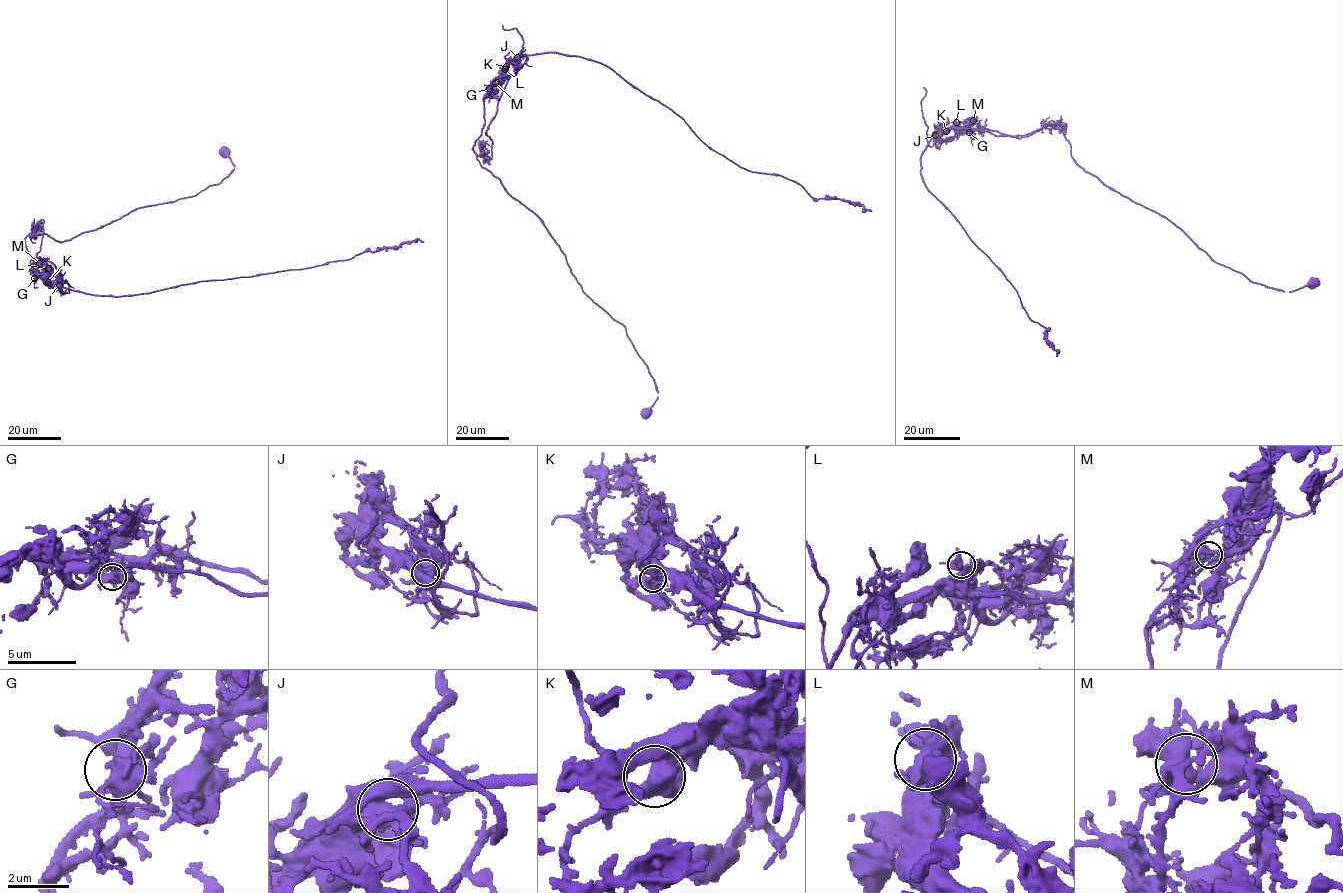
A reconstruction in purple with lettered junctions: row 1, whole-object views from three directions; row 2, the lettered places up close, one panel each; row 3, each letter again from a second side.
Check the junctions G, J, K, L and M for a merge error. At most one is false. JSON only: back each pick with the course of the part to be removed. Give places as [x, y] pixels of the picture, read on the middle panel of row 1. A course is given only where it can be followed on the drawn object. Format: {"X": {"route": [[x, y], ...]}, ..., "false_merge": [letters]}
{"L": {"route": [[505, 69], [501, 82], [509, 75], [508, 80], [486, 132], [493, 144], [490, 160], [486, 159], [482, 144]]}, "false_merge": ["L"]}

